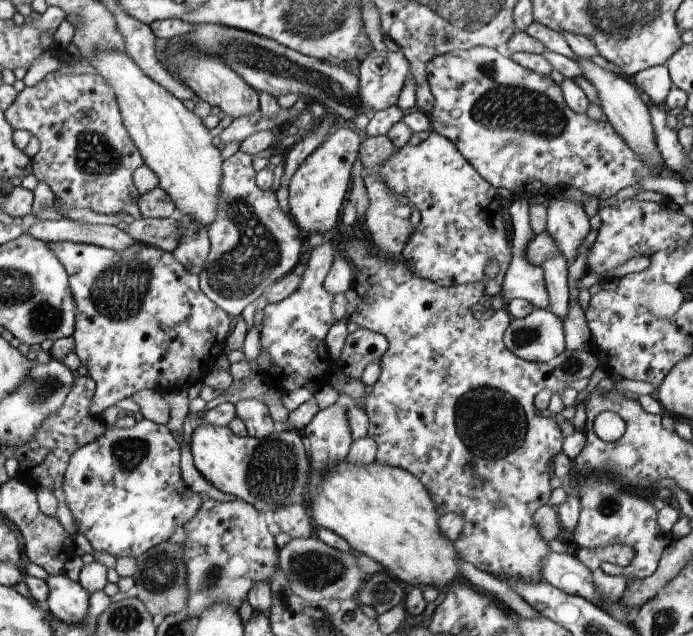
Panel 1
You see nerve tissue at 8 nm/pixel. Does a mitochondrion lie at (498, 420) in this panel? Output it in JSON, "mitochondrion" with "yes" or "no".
{"mitochondrion":"yes"}

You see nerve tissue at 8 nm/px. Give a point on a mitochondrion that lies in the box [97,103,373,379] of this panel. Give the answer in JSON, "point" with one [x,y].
{"point":[255,253]}

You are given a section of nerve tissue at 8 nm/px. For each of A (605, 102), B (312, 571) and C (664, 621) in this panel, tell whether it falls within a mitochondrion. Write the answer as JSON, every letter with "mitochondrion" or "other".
{"A":"other","B":"mitochondrion","C":"mitochondrion"}

